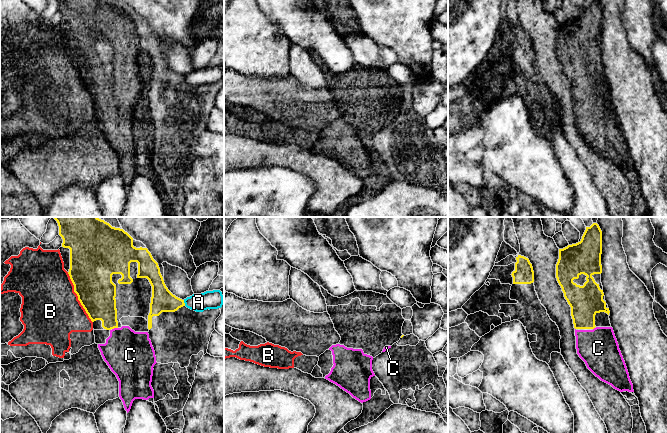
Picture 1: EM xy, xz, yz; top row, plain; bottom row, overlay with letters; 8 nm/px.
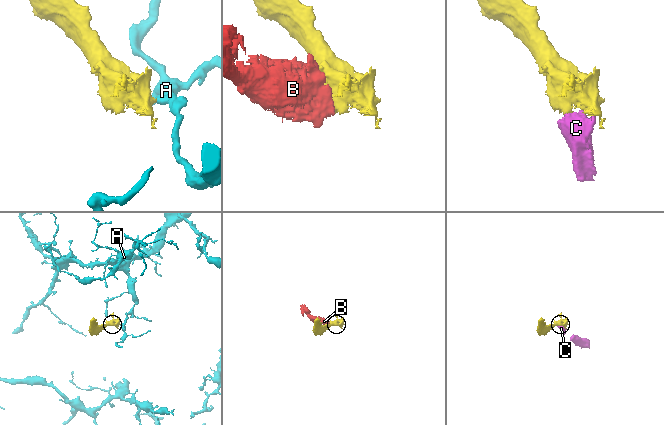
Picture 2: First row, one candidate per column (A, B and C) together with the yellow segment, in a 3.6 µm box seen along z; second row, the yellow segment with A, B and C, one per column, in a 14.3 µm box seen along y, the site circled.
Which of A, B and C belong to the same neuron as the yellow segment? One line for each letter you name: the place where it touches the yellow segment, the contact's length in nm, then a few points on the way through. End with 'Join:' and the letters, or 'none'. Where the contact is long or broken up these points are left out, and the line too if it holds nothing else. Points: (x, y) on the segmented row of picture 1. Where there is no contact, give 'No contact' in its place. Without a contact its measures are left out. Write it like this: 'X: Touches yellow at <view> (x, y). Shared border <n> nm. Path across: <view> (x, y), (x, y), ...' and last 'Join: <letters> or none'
C: Touches yellow at xy (114, 327). Shared border 50 nm
Join: C

